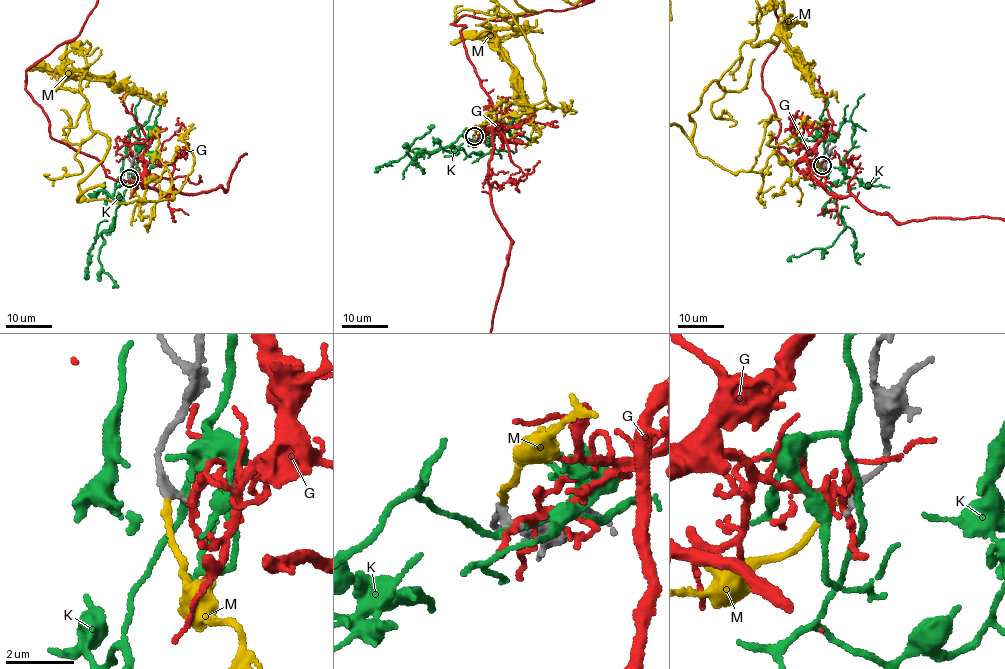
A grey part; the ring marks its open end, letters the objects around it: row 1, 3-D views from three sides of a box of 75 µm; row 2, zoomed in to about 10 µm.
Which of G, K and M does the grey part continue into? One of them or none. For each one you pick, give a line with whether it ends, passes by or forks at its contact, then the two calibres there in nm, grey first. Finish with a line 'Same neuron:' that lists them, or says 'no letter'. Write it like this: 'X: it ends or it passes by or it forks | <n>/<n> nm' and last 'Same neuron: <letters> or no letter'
M: it ends | 320/190 nm
Same neuron: M

